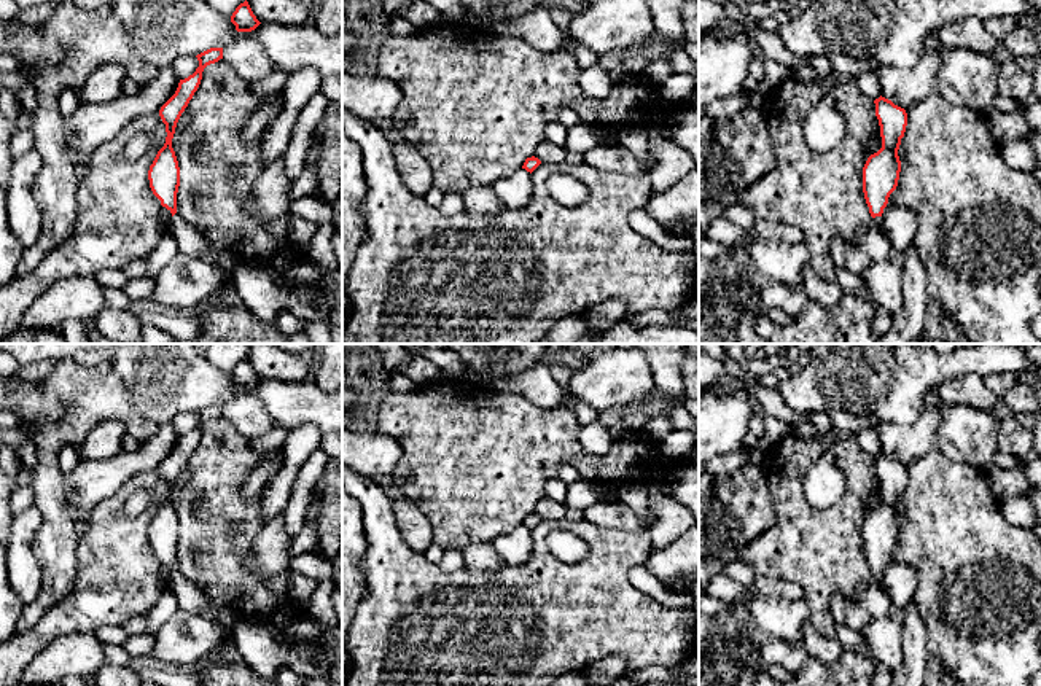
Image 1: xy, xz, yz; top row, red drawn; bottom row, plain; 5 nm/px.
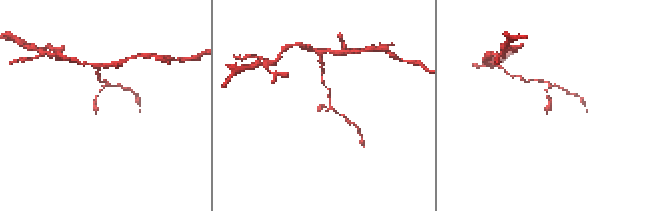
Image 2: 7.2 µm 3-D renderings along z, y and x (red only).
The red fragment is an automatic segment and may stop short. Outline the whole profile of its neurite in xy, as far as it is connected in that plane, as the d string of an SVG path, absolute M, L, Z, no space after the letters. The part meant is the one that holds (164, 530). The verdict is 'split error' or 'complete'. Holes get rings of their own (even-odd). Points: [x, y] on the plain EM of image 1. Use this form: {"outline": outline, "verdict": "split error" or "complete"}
{"outline": "M210 404L196 414L199 417L196 428L188 435L180 436L175 450L159 466L167 493L148 527L150 544L162 562L159 576L164 591L170 589L170 576L177 570L177 549L180 543L180 524L172 505L175 484L201 441L204 425L223 415L223 404Z", "verdict": "split error"}

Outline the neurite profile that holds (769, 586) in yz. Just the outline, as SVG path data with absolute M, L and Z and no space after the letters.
M756 576L754 583L748 589L750 595L764 594L764 595L778 595L790 600L804 600L804 591L796 583L788 583L775 578Z

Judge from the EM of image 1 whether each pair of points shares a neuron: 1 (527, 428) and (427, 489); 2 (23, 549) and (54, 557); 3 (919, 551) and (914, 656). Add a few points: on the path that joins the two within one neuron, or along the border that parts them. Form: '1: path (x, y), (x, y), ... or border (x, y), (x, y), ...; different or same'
1: path (502, 449), (452, 470); same
2: border (42, 516), (34, 538), (38, 589); different
3: border (911, 599), (925, 629), (925, 643); different

